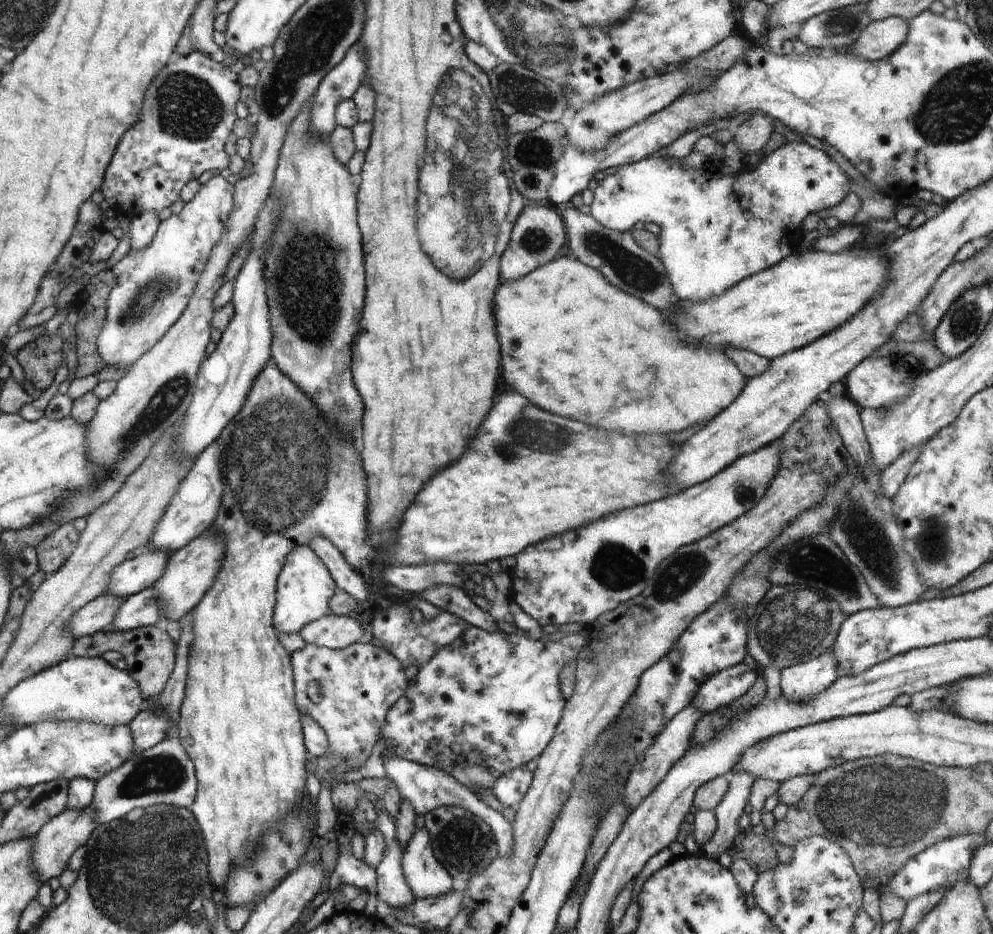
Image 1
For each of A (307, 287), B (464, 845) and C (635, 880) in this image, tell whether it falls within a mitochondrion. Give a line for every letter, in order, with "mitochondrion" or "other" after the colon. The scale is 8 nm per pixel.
A: mitochondrion
B: mitochondrion
C: other

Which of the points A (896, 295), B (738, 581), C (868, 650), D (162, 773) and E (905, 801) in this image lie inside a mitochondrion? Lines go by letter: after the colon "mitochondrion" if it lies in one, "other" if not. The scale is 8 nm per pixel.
A: other
B: other
C: other
D: mitochondrion
E: mitochondrion

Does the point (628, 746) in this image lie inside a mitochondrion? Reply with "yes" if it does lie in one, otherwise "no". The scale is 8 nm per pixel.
no

